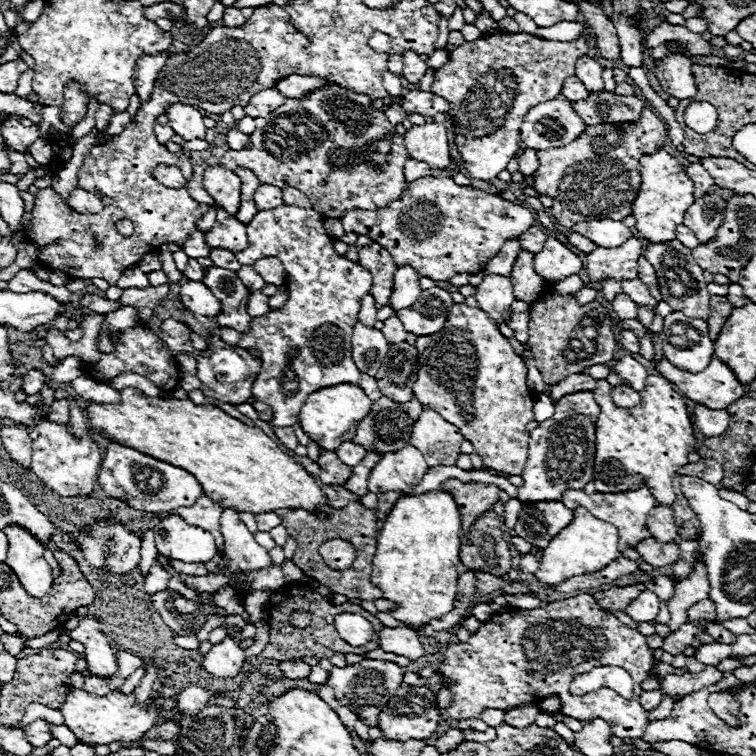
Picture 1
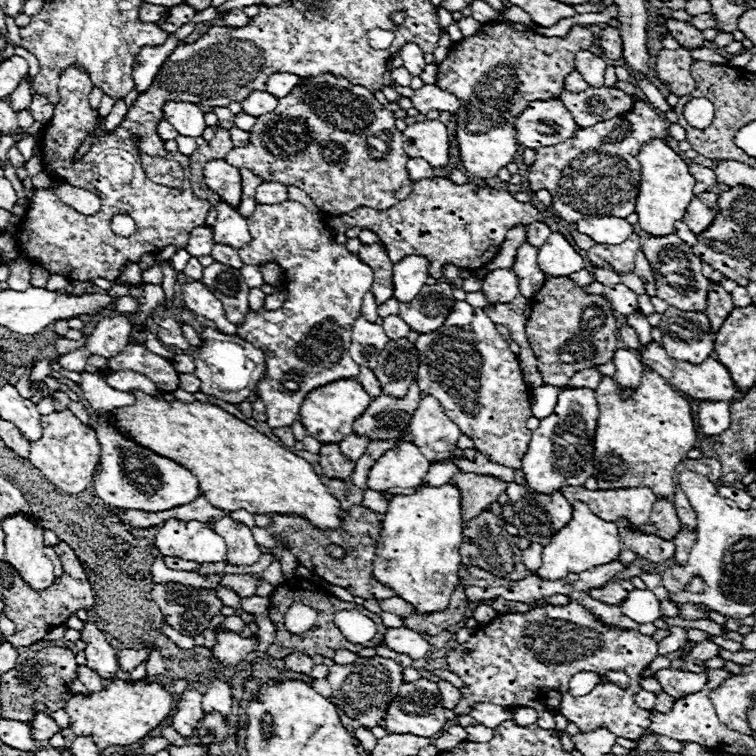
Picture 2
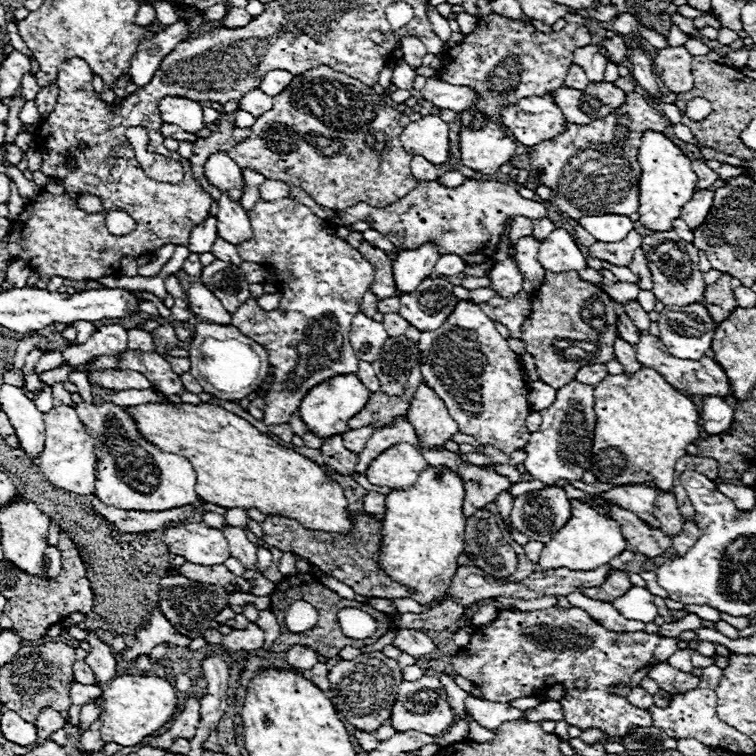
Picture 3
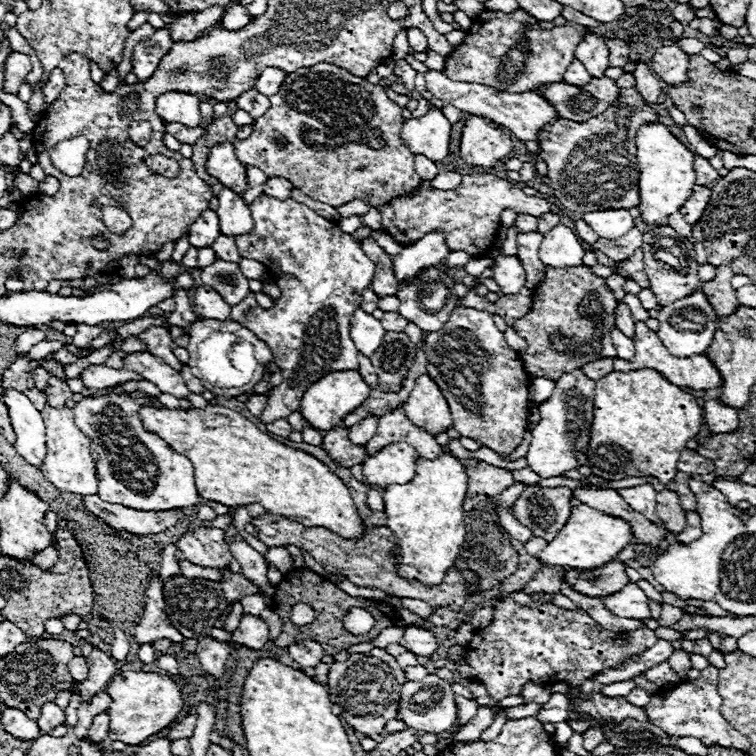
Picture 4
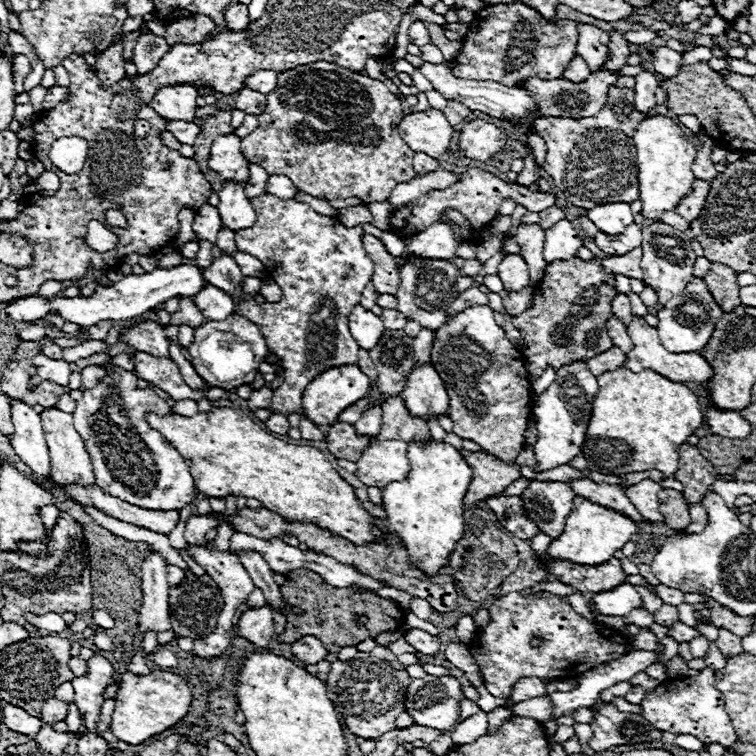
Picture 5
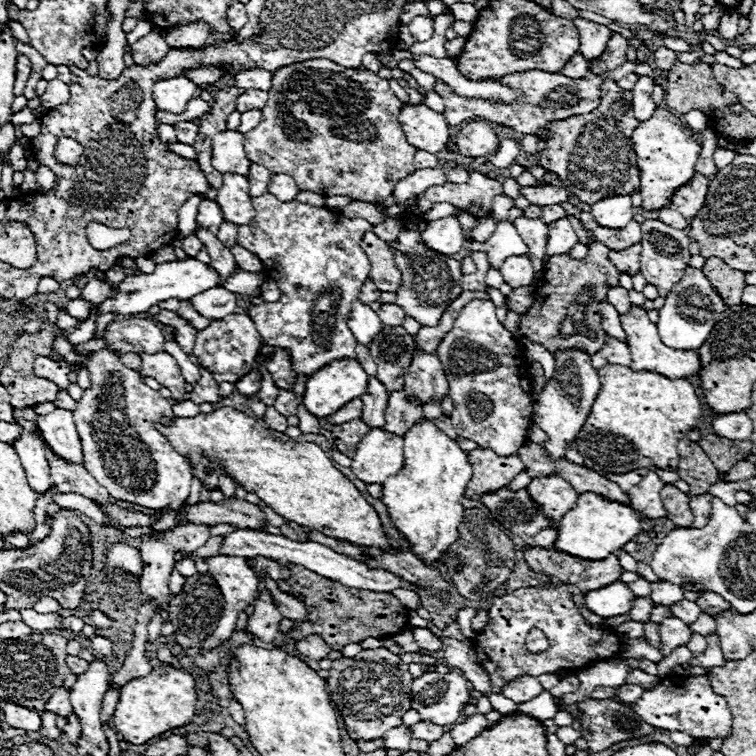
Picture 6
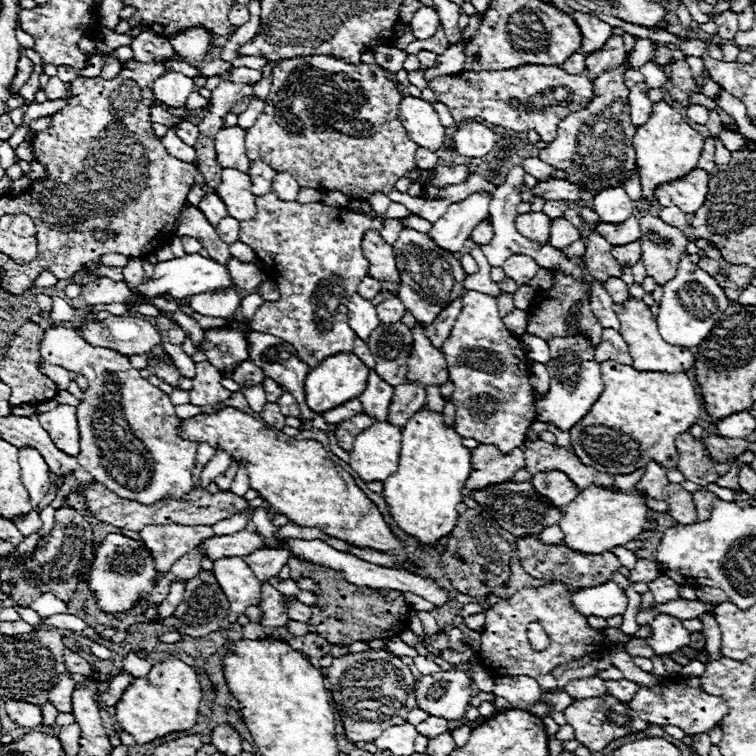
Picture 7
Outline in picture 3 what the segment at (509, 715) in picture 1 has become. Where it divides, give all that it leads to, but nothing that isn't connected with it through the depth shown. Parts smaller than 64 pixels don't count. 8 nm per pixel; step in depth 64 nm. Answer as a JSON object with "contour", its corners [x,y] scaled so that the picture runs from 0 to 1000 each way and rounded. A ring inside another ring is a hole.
{"contour":[[[728,926],[728,929],[717,929],[714,934],[709,937],[701,937],[693,942],[690,952],[698,952],[698,955],[717,955],[717,952],[743,952],[746,944],[743,944],[743,934],[741,929],[735,926]]]}

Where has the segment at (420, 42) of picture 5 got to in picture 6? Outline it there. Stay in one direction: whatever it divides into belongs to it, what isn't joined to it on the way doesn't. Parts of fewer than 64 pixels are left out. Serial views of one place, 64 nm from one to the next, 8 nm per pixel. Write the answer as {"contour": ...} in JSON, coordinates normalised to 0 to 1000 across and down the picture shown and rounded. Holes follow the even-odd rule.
{"contour":[[[550,21],[550,24],[540,32],[540,40],[542,40],[542,45],[548,48],[548,53],[561,56],[561,53],[569,53],[569,50],[571,50],[571,45],[574,45],[574,29],[571,29],[569,24]]]}

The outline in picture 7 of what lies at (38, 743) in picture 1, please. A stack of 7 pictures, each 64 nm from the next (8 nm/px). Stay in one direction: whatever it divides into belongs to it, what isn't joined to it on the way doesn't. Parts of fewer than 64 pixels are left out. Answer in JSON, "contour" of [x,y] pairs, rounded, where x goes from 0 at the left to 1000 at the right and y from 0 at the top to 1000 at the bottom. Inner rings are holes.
{"contour":[[[82,894],[79,902],[71,907],[71,913],[63,918],[63,926],[71,931],[71,937],[82,944],[93,944],[95,942],[95,915],[98,915],[98,905],[90,894]]]}

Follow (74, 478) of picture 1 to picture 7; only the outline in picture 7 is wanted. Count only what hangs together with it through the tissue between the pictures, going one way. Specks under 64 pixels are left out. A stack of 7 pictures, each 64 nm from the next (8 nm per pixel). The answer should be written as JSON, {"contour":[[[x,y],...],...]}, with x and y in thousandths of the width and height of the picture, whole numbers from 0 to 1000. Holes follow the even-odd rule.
{"contour":[[[79,534],[69,545],[50,548],[50,556],[56,558],[56,566],[61,566],[63,577],[77,590],[77,595],[82,595],[98,606],[106,601],[106,574],[103,574],[98,537]]]}

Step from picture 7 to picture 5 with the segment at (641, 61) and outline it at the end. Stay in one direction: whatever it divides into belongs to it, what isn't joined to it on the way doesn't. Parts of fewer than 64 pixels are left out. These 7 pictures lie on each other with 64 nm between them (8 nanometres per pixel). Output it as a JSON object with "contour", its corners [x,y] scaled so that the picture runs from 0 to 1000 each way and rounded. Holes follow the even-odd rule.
{"contour":[[[796,93],[791,98],[780,98],[780,106],[770,108],[770,111],[759,111],[754,106],[698,106],[693,119],[698,119],[701,124],[712,127],[712,135],[717,138],[717,151],[720,153],[749,153],[749,156],[778,156],[794,148],[794,143],[799,143],[802,132],[804,132],[804,116],[812,114],[817,106],[815,98]],[[593,132],[593,140],[590,140],[585,148],[587,148],[587,153],[593,156],[593,161],[595,161],[598,167],[603,167],[603,164],[614,161],[614,156],[616,156],[616,153],[622,153],[622,146],[619,146],[616,140],[611,140],[611,138],[606,138],[606,135],[601,135],[601,132]]]}

